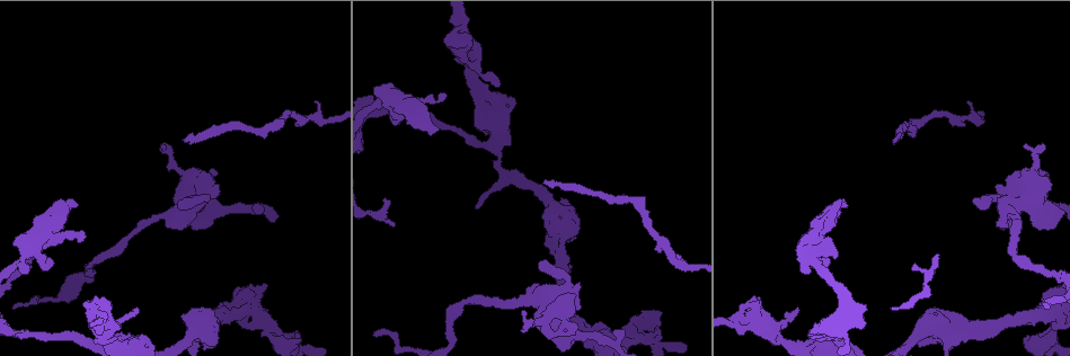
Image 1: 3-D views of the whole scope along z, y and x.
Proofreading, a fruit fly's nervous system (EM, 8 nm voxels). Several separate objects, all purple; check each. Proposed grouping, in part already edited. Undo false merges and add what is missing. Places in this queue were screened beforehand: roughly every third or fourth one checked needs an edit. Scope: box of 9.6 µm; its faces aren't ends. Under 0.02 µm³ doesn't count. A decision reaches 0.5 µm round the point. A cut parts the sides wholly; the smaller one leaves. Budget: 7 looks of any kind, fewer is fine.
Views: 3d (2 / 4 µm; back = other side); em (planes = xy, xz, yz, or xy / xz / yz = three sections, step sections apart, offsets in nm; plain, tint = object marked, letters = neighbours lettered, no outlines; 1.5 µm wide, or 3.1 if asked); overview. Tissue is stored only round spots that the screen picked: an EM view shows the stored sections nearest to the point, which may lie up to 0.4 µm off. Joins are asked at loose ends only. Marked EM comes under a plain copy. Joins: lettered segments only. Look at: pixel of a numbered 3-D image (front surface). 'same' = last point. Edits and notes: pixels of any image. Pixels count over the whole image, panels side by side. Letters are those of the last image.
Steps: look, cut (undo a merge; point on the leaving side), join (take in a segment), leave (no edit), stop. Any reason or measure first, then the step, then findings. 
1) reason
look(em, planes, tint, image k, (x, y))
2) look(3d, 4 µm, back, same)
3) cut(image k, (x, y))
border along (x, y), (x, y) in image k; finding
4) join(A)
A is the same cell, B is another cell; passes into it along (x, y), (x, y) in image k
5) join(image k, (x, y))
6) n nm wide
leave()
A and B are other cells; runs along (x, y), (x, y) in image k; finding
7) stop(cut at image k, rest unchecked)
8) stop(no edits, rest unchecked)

long arm stops here
look(3d, 4 µm, image 1, (545, 182))

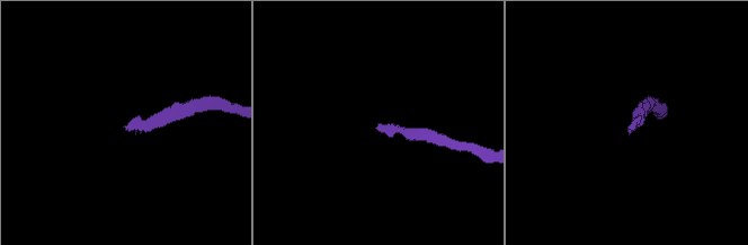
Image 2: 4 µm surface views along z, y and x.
look(em, planes, letters, image 2, (630, 127))

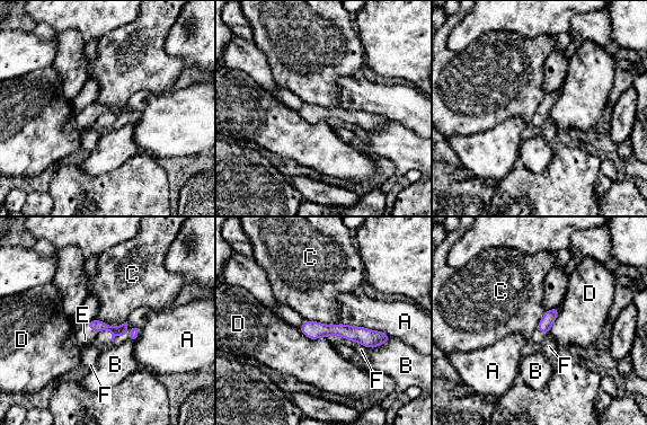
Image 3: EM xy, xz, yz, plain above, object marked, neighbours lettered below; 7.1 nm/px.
join(E)
E is the same cell, A, B, C, D and F are other cells; passes into it along (95, 325), (95, 331), (85, 339) in image 3; the neuron continues

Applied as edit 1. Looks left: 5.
thick turns thin
look(3d, 2 µm, image 1, (834, 208))

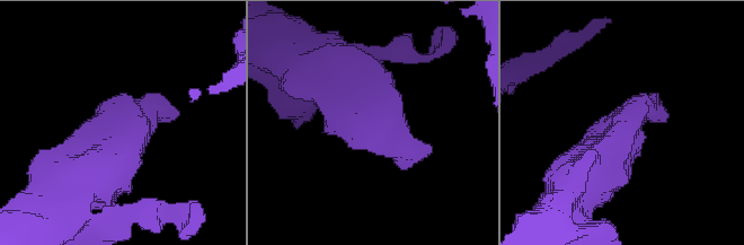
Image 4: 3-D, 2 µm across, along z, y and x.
shape alone is not enough
look(em, planes, letters, image 4, (625, 128))

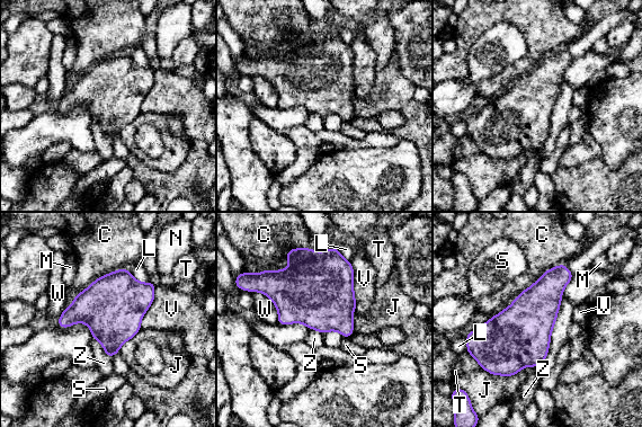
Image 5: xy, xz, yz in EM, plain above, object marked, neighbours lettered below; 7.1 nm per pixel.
360 nm wide
leave()
C, J, L, M, N, S, T, V, W and Z are other cells; border along (563, 263), (546, 269), (515, 299) in image 5; all the same neuron

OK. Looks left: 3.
arms run side by side
look(em, yz, step 4, tint, image 1, (14, 268))

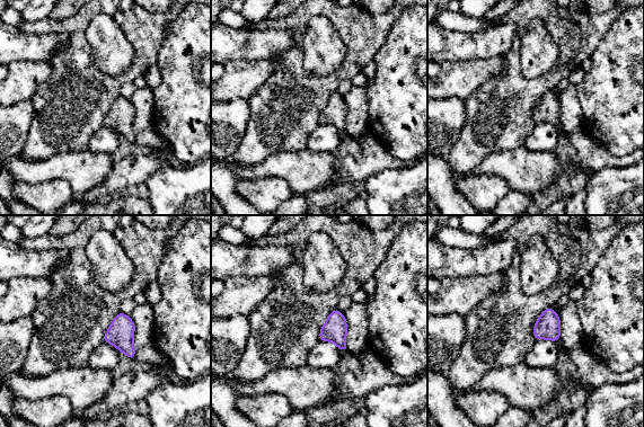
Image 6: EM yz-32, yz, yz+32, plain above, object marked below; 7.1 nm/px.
another direction
look(em, planes, tint, same)

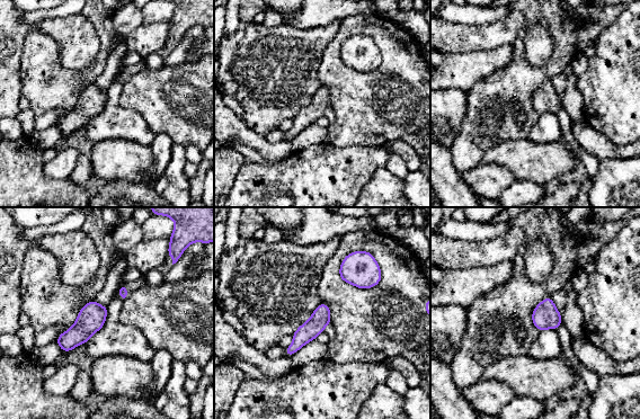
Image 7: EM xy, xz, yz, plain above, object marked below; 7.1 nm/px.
look(em, planes, letters, same)

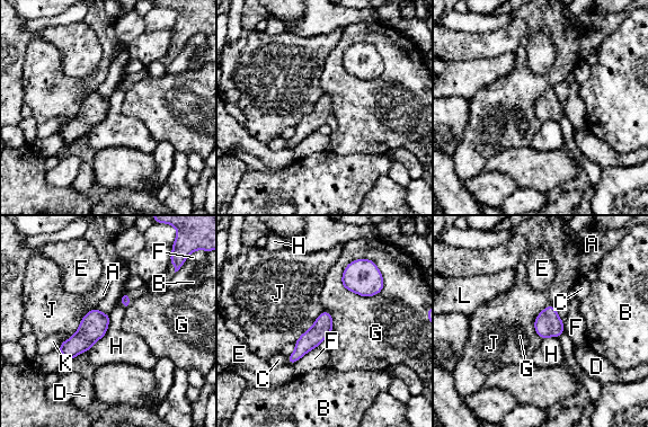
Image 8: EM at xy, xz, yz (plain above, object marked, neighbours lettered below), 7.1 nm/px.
J touches over 340 nm
leave()
A, B, C, D, E, F, G, H, J, K and L are other cells; runs along (325, 313), (321, 328), (290, 361) in image 8; continuous, no second neuron

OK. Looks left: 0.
stop(join at image 3, rest unchecked)

